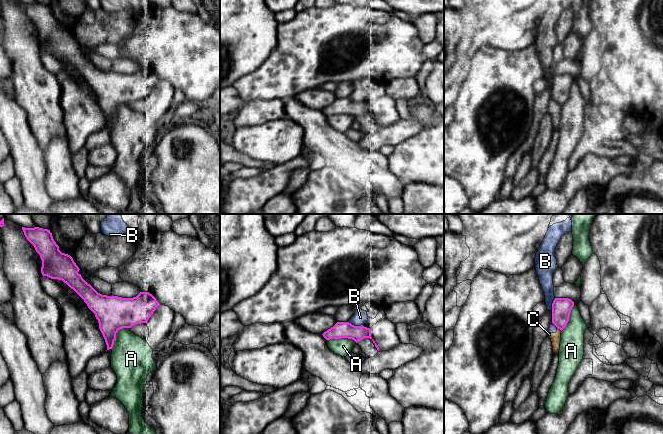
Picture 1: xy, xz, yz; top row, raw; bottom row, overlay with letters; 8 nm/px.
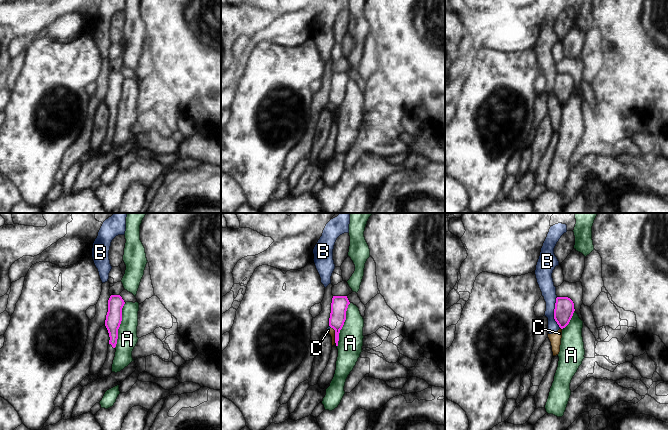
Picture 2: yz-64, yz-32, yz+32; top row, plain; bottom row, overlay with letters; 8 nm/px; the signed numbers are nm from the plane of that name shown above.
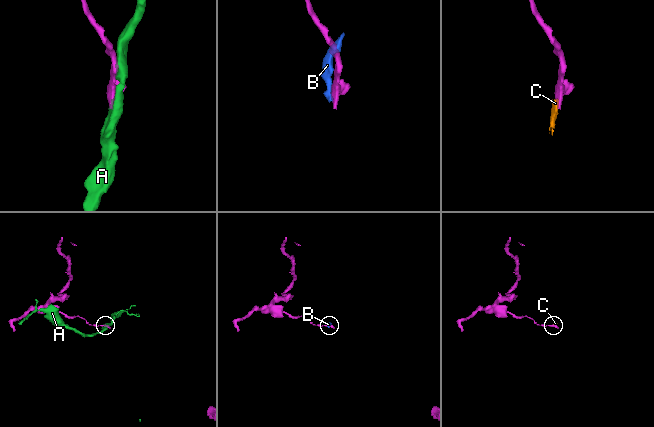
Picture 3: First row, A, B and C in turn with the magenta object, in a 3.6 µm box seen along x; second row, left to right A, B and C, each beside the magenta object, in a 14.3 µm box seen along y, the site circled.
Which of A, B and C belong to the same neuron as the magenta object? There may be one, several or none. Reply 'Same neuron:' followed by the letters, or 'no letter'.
Same neuron: no letter

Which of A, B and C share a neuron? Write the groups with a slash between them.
A / B C

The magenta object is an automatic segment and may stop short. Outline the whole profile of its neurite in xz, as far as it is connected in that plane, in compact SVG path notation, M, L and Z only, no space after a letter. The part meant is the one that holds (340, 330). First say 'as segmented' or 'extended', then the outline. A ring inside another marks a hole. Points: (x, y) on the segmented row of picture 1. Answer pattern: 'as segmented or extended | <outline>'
as segmented | M337 322L322 335L326 340L348 338L354 340L356 343L364 338L372 339L370 328L363 325L354 326L349 322Z

